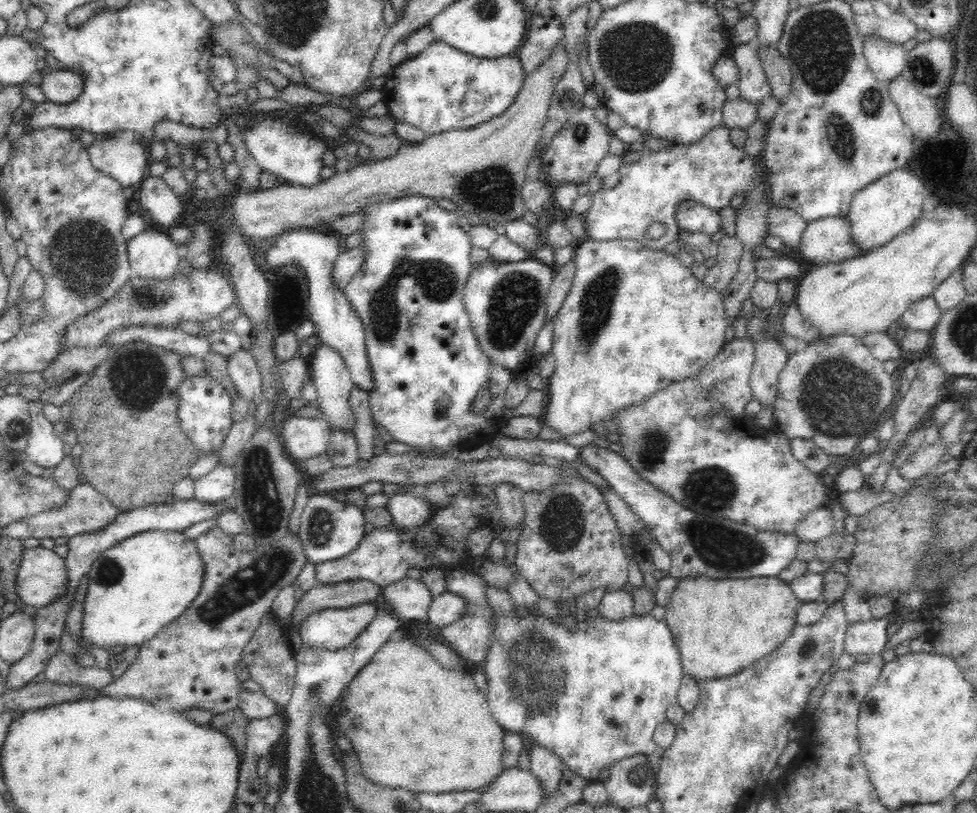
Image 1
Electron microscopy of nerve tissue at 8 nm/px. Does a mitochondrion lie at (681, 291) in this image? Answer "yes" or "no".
no

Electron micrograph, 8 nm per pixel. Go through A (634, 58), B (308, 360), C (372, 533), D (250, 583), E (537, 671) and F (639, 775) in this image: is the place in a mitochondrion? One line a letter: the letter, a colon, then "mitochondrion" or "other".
A: mitochondrion
B: other
C: other
D: mitochondrion
E: mitochondrion
F: mitochondrion

